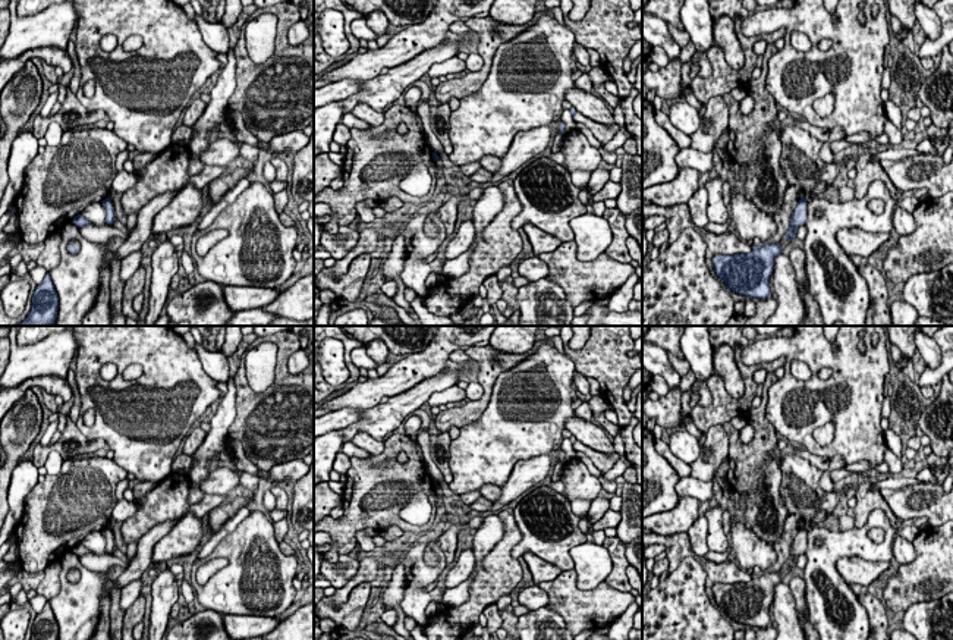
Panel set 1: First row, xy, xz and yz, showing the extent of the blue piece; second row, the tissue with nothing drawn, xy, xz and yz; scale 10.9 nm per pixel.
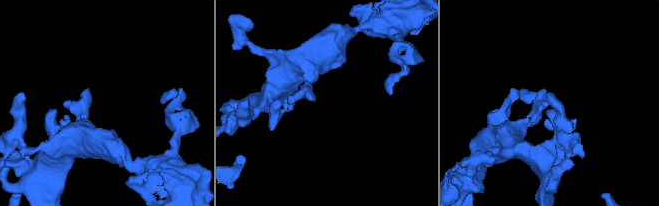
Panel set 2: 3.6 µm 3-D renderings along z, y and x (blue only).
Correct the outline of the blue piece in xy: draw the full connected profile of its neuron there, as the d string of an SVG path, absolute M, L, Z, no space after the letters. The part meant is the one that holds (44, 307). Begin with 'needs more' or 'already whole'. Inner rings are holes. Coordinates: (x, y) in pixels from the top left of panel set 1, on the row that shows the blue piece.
already whole; M47 273L35 288L28 317L18 326L54 326L59 310L59 297Z

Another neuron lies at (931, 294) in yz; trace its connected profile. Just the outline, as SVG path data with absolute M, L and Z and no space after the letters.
M953 263L941 270L910 276L903 283L902 295L919 317L953 326Z

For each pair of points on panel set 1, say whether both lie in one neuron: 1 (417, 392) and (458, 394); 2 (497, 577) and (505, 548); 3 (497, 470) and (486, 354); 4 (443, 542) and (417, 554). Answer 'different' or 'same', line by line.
1: different
2: same
3: different
4: different

